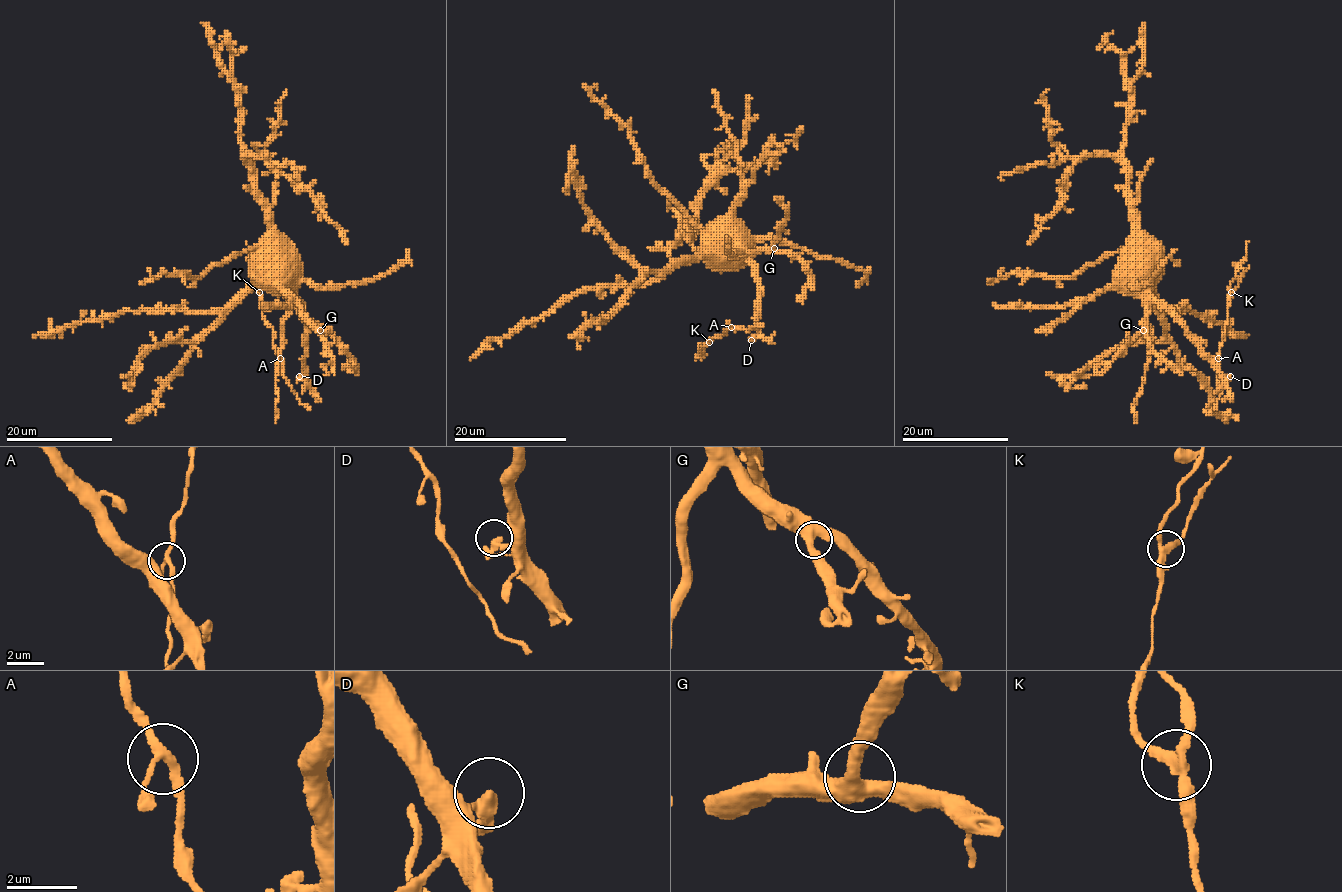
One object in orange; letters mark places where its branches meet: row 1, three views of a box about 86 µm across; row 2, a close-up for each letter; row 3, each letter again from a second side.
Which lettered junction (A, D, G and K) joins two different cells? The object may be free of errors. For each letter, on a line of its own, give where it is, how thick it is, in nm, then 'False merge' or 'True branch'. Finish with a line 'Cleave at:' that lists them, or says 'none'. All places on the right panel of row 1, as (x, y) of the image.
A: Place: (1218, 358). Thickness 240 nm. True branch
D: Place: (1230, 376). Thickness 280 nm. True branch
G: Place: (1143, 330). Thickness 420 nm. True branch
K: Place: (1231, 292). Thickness 280 nm. False merge
Cleave at: K

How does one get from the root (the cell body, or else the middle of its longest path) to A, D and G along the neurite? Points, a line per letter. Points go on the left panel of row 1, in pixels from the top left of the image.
A: (292, 289), (306, 322), (306, 386), (299, 398), (284, 376), (280, 358)
D: (292, 289), (306, 322), (304, 376), (299, 376)
G: (292, 289), (292, 304), (320, 330)

